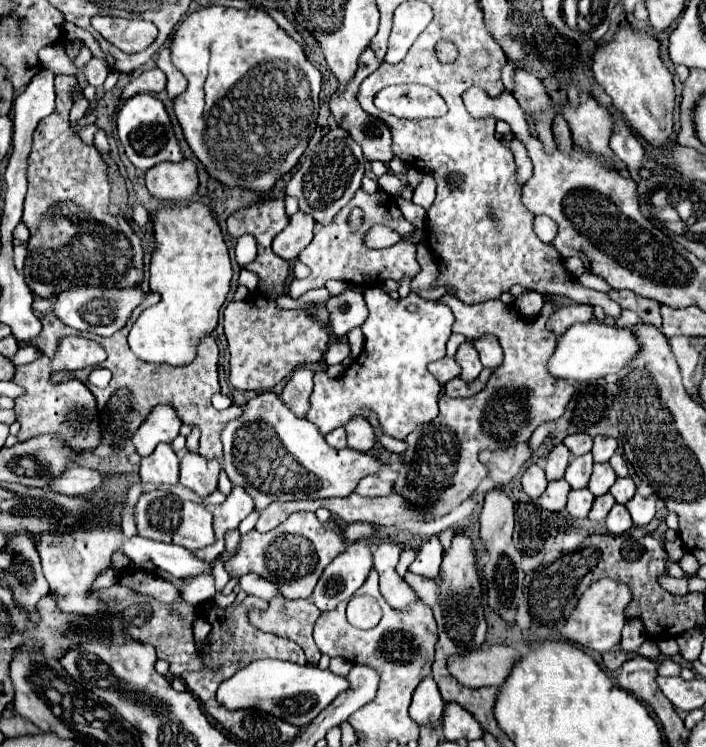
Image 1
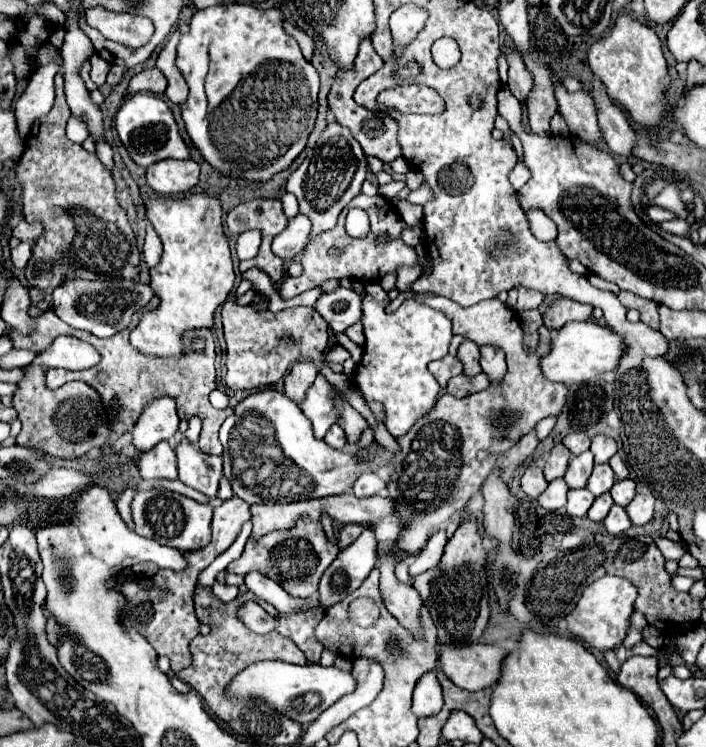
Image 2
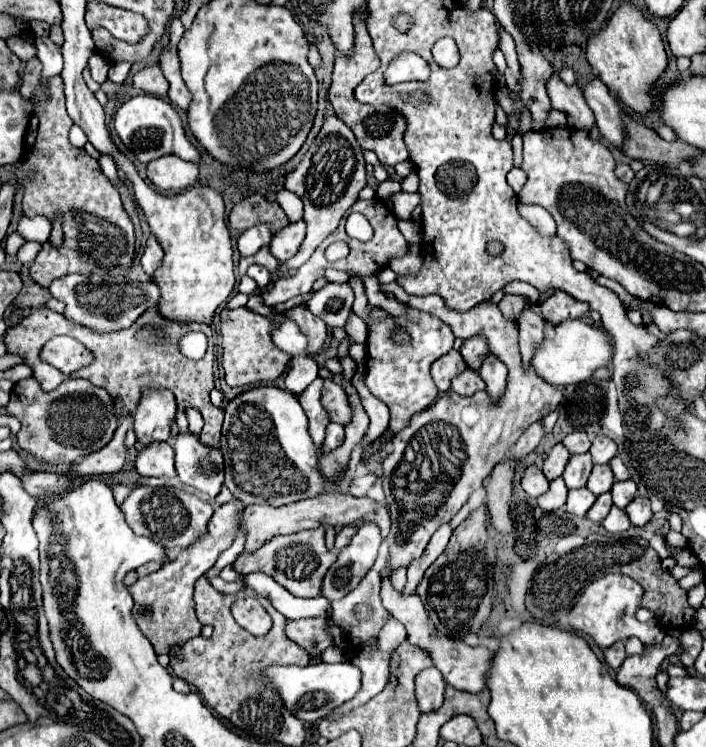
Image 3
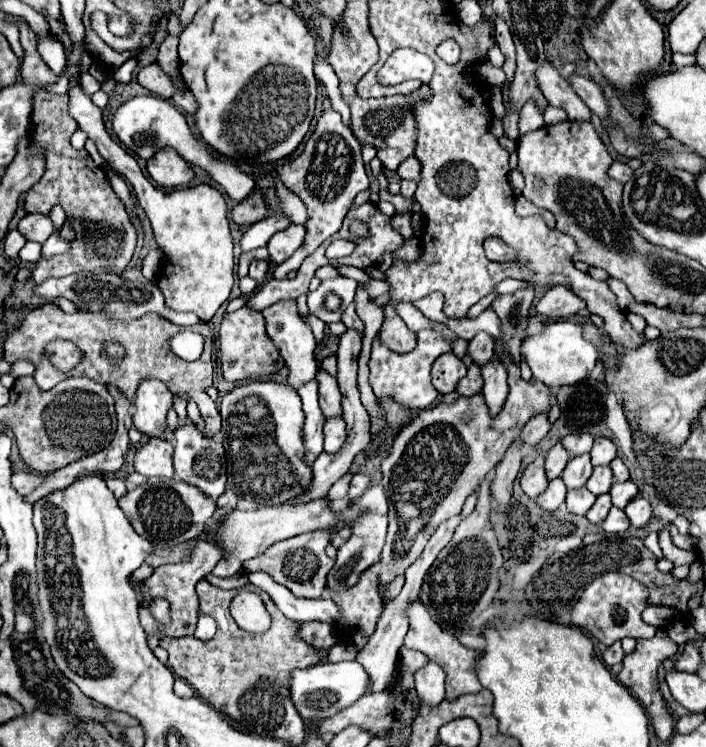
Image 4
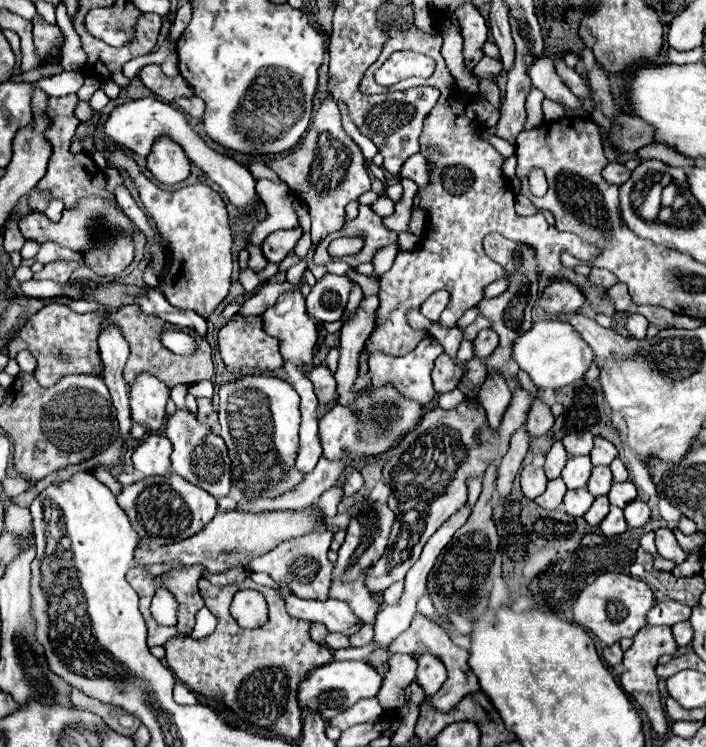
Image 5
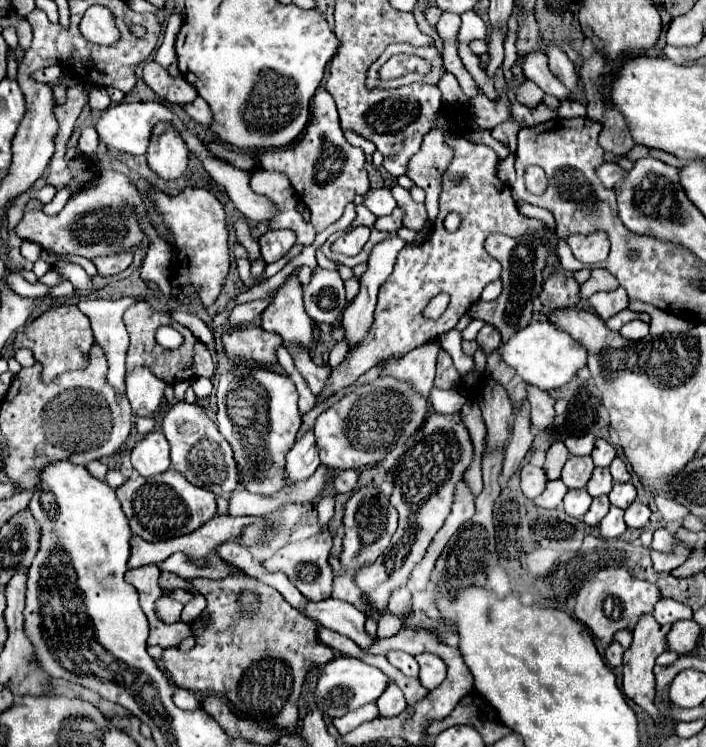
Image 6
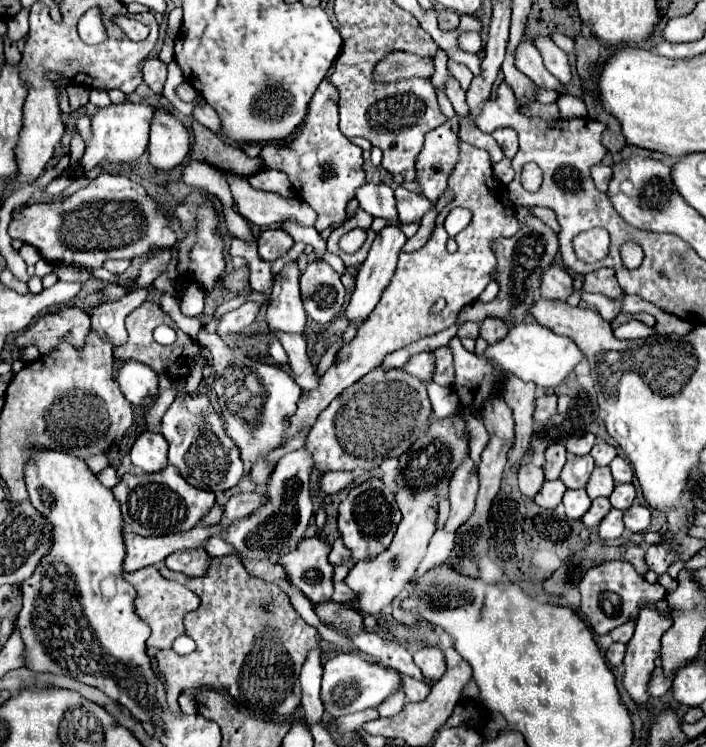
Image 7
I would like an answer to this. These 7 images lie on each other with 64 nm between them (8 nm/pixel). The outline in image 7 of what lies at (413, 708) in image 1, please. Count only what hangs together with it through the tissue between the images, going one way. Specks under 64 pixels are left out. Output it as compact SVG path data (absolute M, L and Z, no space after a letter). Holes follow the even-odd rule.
M428 646L428 648L422 648L414 654L414 662L416 666L422 670L424 674L424 682L428 686L434 686L446 672L446 660L444 660L444 654L440 648L436 646Z

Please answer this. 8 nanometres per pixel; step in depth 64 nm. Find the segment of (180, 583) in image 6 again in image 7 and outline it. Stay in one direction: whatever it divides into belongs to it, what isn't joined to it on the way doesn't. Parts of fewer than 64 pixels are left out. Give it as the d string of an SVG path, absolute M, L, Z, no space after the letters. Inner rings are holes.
M224 556L214 558L210 564L210 570L206 576L200 578L188 578L184 574L172 572L164 566L164 562L158 564L158 570L164 578L184 584L188 590L200 596L200 608L196 612L190 612L184 616L186 634L196 642L196 650L188 656L180 656L174 650L160 650L156 654L158 668L164 674L166 682L166 698L175 714L182 714L178 708L178 694L184 690L226 690L236 704L244 706L252 714L276 714L280 718L292 718L296 708L300 706L300 670L304 660L308 658L308 652L312 648L322 648L322 642L318 642L318 632L314 626L306 624L302 616L292 608L288 596L270 582L264 582L252 574L248 574L242 566L242 562L236 556Z

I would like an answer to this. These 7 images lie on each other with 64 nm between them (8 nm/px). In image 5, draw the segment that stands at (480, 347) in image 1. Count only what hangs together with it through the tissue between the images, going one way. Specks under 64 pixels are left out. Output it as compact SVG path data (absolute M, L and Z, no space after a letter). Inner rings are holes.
M488 372L486 374L486 382L482 384L478 396L480 404L486 410L486 418L490 422L490 428L496 430L500 426L502 414L506 412L512 392L508 388L508 382L504 380L504 376L496 376L496 372Z

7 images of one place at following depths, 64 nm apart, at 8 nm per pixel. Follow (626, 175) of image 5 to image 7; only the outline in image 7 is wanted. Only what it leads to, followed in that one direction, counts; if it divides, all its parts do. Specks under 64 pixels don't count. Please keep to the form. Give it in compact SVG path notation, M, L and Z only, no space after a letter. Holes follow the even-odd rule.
M598 164L592 168L592 178L594 178L594 184L596 188L600 188L602 192L608 190L608 184L612 180L612 166L606 166L606 164Z

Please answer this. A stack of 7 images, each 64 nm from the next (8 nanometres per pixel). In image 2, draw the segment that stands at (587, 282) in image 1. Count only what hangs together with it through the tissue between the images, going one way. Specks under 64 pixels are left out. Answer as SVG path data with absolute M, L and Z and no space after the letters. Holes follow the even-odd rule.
M586 274L586 278L588 278L588 282L592 284L592 286L596 286L596 288L600 288L600 290L610 290L610 292L618 292L618 286L616 284L612 284L612 282L606 282L606 280L602 280L600 276L596 276L596 274Z

